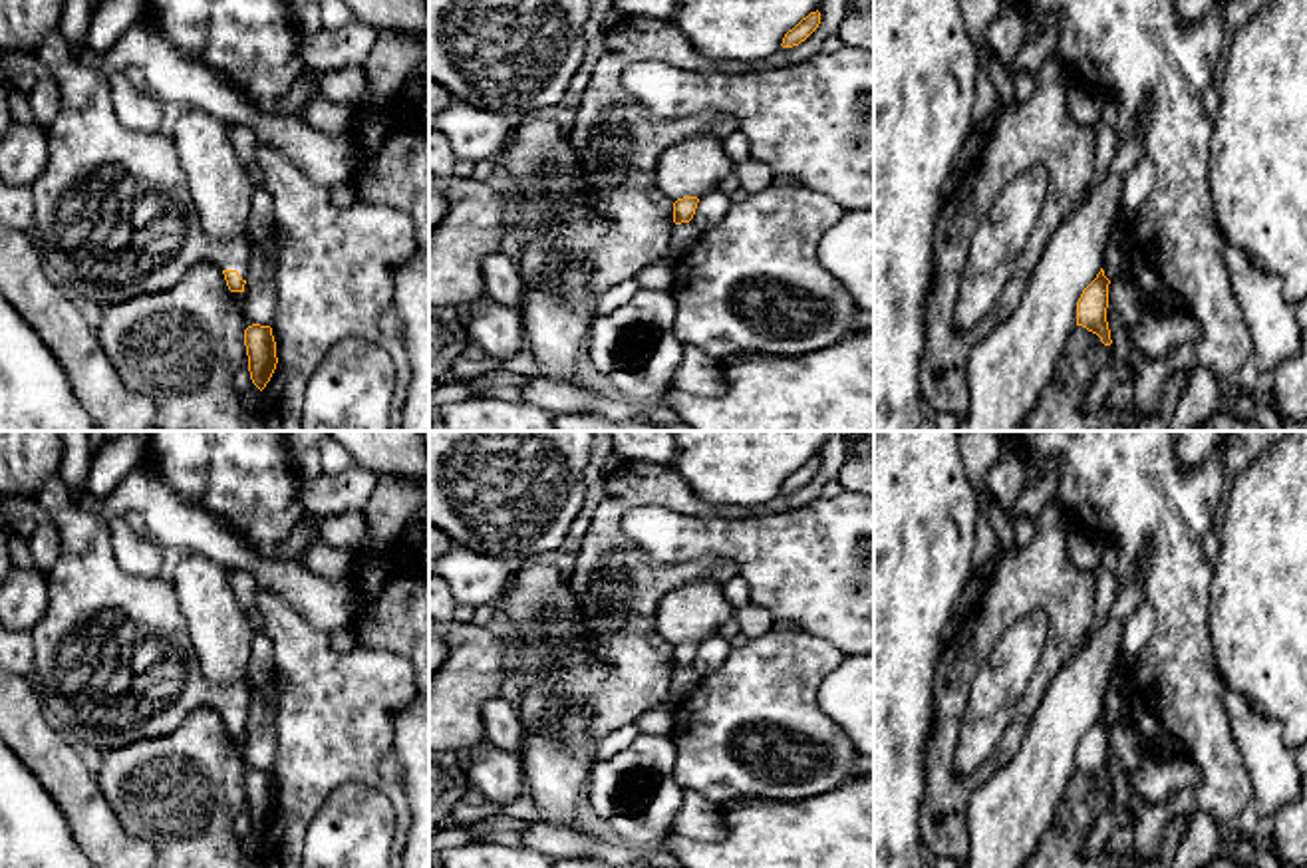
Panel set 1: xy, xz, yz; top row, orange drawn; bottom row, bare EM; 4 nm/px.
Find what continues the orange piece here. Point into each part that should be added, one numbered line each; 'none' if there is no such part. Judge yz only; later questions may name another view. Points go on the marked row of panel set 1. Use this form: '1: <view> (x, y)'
1: yz (1115, 267)

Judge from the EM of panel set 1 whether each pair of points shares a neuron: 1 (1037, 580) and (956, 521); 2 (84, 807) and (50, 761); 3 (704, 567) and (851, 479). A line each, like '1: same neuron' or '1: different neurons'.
1: different neurons
2: same neuron
3: different neurons

